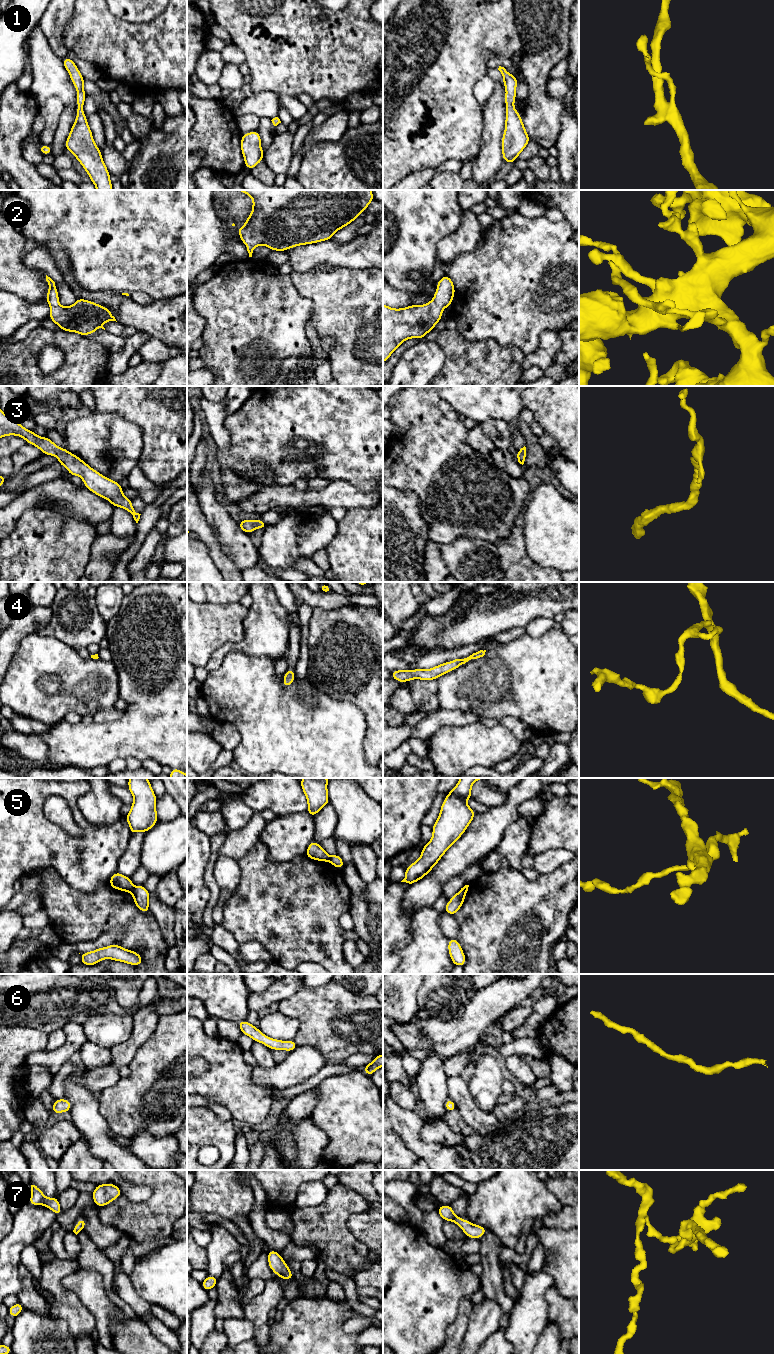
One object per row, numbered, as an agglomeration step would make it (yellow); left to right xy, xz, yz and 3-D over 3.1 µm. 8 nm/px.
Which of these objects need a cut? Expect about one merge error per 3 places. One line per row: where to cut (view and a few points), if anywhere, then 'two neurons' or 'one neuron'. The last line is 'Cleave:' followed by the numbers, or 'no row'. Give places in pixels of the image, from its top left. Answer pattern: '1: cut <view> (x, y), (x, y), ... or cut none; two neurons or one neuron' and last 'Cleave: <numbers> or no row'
1: cut none; one neuron
2: cut none; one neuron
3: cut none; one neuron
4: cut none; one neuron
5: cut xz (330, 856), (328, 861); two neurons
6: cut none; one neuron
7: cut none; one neuron
Cleave: 5

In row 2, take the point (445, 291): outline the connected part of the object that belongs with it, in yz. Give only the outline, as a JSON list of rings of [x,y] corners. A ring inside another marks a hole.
[[[449,276],[437,282],[433,299],[423,305],[391,308],[383,304],[383,363],[405,341],[423,339],[442,319],[443,309],[450,307],[455,295],[454,283]]]

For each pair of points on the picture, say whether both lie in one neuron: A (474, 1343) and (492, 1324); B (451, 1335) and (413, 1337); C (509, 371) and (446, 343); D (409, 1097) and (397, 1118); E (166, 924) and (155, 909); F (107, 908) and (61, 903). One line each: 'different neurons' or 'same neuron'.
A: same neuron
B: different neurons
C: same neuron
D: different neurons
E: same neuron
F: same neuron

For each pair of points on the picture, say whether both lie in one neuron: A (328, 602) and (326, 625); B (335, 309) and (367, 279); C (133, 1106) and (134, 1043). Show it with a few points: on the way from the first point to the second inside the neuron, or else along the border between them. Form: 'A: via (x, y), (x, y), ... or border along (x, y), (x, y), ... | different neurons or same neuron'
A: border along (350, 604), (330, 609), (313, 609) | different neurons
B: via (343, 303), (359, 287) | same neuron
C: border along (148, 1037), (139, 1047), (128, 1065) | different neurons

